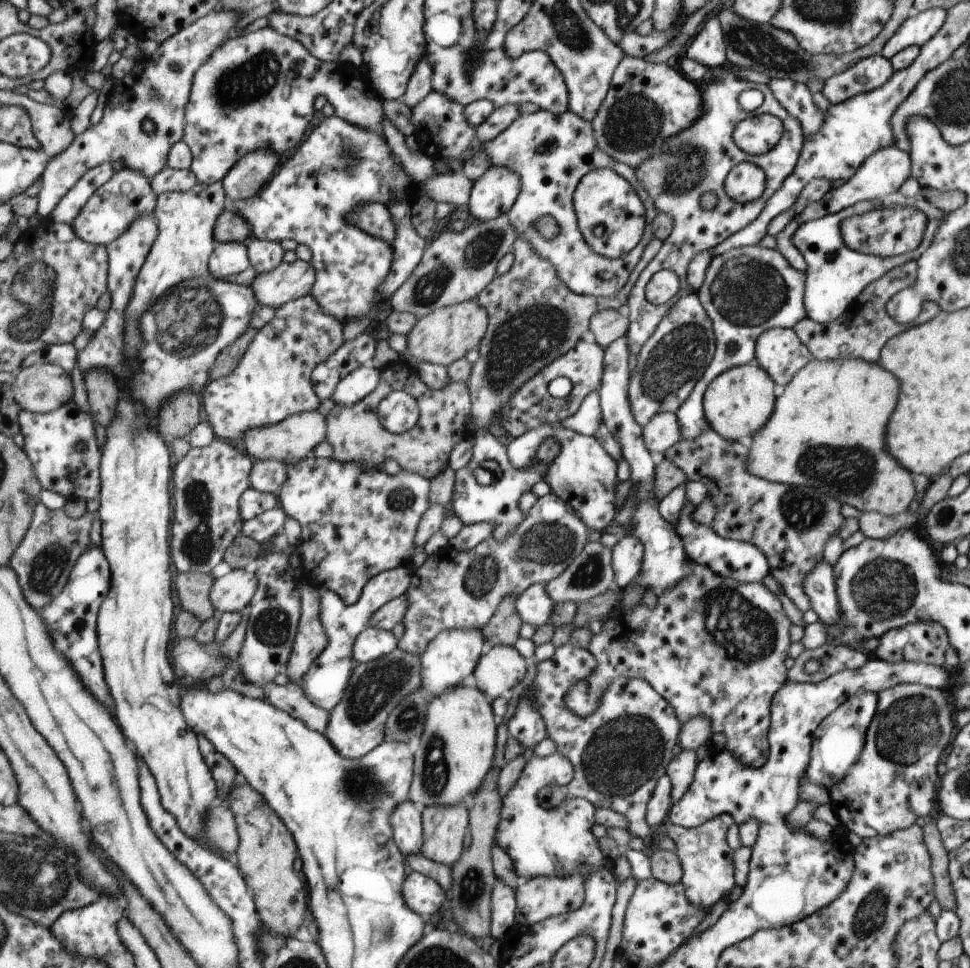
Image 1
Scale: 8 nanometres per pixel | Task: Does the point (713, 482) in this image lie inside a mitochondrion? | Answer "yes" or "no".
no

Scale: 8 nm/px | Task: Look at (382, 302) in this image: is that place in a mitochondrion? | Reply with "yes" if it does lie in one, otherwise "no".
no

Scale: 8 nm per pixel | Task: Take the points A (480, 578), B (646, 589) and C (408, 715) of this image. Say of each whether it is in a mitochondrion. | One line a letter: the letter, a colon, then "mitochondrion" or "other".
A: mitochondrion
B: other
C: mitochondrion

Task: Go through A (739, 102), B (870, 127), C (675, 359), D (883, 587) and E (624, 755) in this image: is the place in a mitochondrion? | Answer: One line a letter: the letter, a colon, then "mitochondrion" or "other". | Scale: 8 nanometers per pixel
A: other
B: other
C: mitochondrion
D: mitochondrion
E: mitochondrion

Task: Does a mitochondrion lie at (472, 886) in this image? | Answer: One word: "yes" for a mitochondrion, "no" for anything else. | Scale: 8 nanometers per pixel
yes

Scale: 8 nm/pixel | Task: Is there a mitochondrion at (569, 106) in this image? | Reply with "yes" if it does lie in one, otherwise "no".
no

